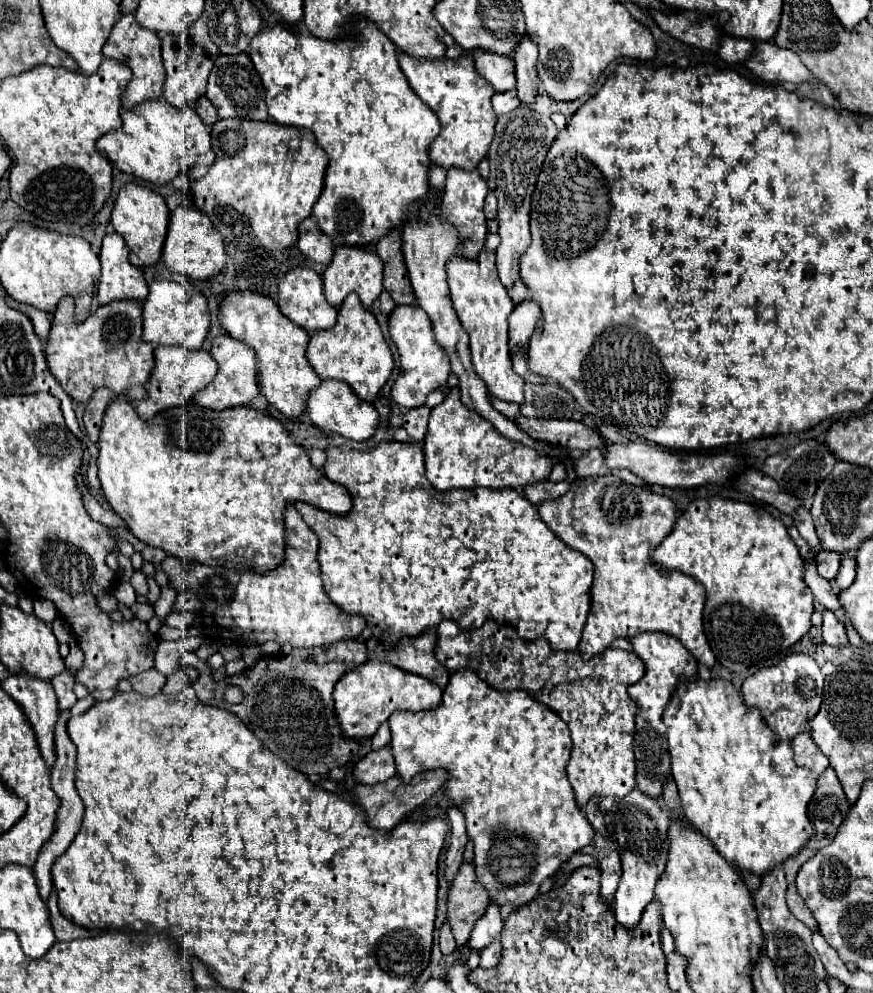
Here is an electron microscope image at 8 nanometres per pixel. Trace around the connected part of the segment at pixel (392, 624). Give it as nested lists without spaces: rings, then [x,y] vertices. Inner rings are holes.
[[[399,441],[381,443],[377,449],[371,449],[371,451],[341,451],[337,447],[331,447],[331,449],[327,449],[327,463],[323,467],[323,473],[327,473],[327,477],[331,481],[343,485],[349,491],[349,495],[353,499],[351,515],[335,517],[335,515],[321,511],[321,509],[315,509],[307,503],[295,503],[295,509],[301,513],[303,521],[319,537],[317,559],[321,565],[321,577],[323,577],[323,587],[325,587],[327,595],[341,611],[345,611],[349,615],[365,617],[373,637],[383,647],[397,647],[403,637],[419,637],[423,631],[439,625],[443,619],[451,619],[451,621],[459,623],[459,627],[465,631],[481,627],[487,619],[495,619],[497,623],[513,625],[517,635],[525,641],[535,641],[539,637],[547,637],[555,651],[575,651],[577,649],[585,621],[587,621],[587,613],[591,607],[593,563],[585,555],[565,547],[565,543],[561,543],[561,539],[557,539],[557,535],[553,535],[553,531],[549,531],[549,527],[545,527],[545,523],[537,515],[537,507],[533,503],[529,503],[521,493],[517,493],[515,489],[501,489],[501,491],[475,489],[475,491],[435,493],[433,487],[429,485],[429,481],[425,479],[421,447],[417,443],[399,443]]]

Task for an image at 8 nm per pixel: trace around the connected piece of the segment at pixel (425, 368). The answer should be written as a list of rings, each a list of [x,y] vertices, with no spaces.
[[[395,307],[389,317],[389,333],[393,343],[397,345],[401,359],[401,373],[393,385],[391,395],[400,407],[420,407],[425,403],[427,393],[439,389],[447,381],[451,373],[449,359],[445,359],[445,353],[441,351],[441,347],[437,347],[429,317],[425,315],[425,311],[421,311],[421,307]]]

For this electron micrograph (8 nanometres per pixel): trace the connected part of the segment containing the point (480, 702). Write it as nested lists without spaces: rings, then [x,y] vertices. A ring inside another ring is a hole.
[[[455,671],[451,675],[449,683],[447,683],[447,687],[445,687],[443,701],[437,709],[427,711],[427,713],[417,713],[417,715],[407,713],[407,711],[393,713],[389,717],[389,727],[391,727],[391,751],[393,751],[393,757],[395,757],[395,765],[397,765],[397,775],[401,777],[403,783],[409,783],[411,777],[415,777],[421,769],[445,769],[447,771],[449,779],[443,787],[443,793],[449,797],[449,801],[459,811],[463,811],[463,815],[467,819],[467,833],[469,833],[469,839],[475,845],[475,873],[477,873],[477,879],[489,891],[491,899],[497,905],[503,907],[509,901],[515,903],[515,905],[529,903],[537,895],[539,885],[547,877],[553,877],[559,871],[559,867],[563,865],[563,861],[567,861],[575,851],[587,847],[593,841],[595,831],[593,831],[591,823],[587,821],[587,817],[577,809],[575,795],[573,795],[573,789],[569,785],[567,771],[565,771],[565,767],[569,763],[569,757],[571,757],[569,727],[555,711],[551,711],[543,703],[537,703],[535,699],[531,699],[529,695],[525,695],[525,691],[495,691],[487,683],[481,683],[481,679],[477,679],[477,675],[473,675],[473,671]]]

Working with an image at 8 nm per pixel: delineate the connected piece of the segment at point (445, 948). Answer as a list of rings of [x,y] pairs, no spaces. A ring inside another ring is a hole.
[[[445,921],[445,925],[441,927],[441,933],[439,933],[439,947],[441,947],[443,955],[451,955],[457,949],[457,943],[453,943],[453,933],[449,931],[447,921]]]

